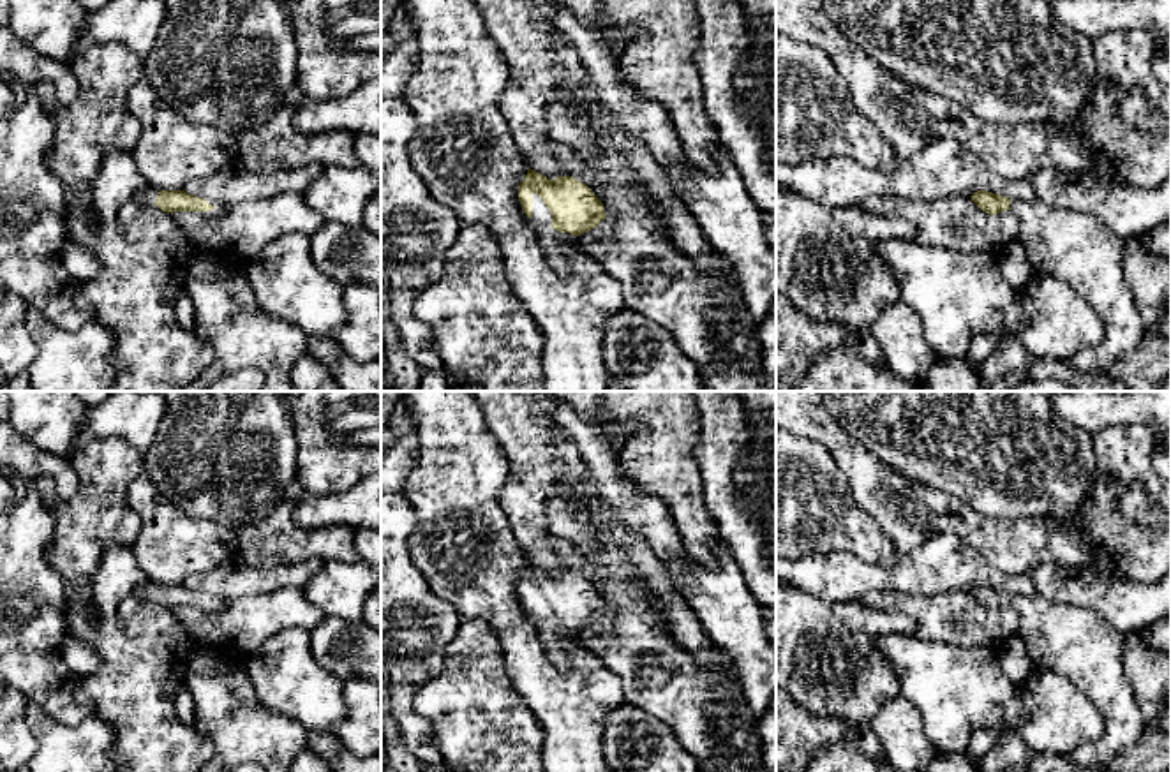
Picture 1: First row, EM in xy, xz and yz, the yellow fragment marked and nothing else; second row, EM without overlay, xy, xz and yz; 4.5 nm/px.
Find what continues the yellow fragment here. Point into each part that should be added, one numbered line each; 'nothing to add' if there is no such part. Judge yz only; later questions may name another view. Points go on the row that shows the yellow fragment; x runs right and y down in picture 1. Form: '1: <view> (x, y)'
1: yz (1074, 247)

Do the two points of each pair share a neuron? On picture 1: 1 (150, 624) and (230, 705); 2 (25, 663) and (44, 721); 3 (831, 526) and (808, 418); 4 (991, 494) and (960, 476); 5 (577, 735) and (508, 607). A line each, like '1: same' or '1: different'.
1: different
2: different
3: different
4: same
5: same

